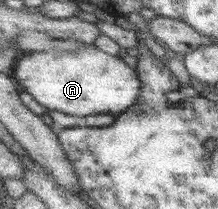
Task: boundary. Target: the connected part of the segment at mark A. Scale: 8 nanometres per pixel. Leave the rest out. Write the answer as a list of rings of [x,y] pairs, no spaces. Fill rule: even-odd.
[[[97,44],[90,45],[86,49],[71,53],[62,51],[31,53],[22,58],[16,67],[16,81],[22,87],[33,94],[36,101],[44,108],[59,111],[79,118],[93,116],[94,114],[124,114],[138,104],[142,92],[142,81],[137,68],[132,68],[126,60],[113,56],[111,53],[101,50]]]

